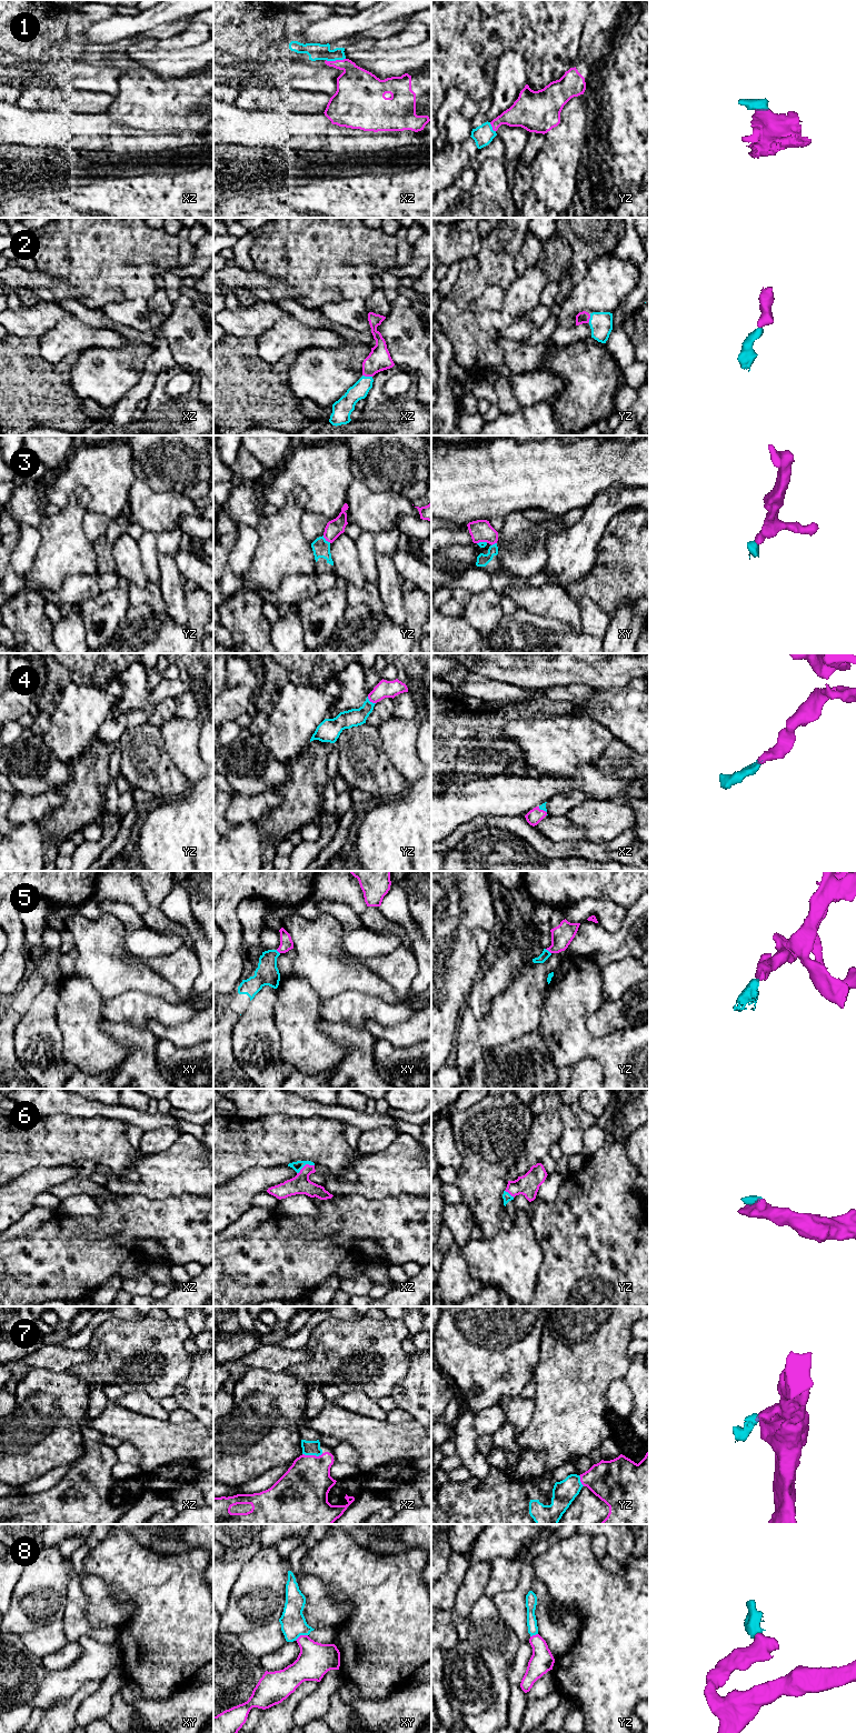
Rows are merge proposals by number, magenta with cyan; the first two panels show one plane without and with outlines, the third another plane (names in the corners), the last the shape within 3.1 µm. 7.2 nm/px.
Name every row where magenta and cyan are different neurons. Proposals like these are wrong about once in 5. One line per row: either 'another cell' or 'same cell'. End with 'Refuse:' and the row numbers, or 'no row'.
1: same cell
2: same cell
3: same cell
4: same cell
5: another cell
6: same cell
7: same cell
8: another cell
Refuse: 5, 8

